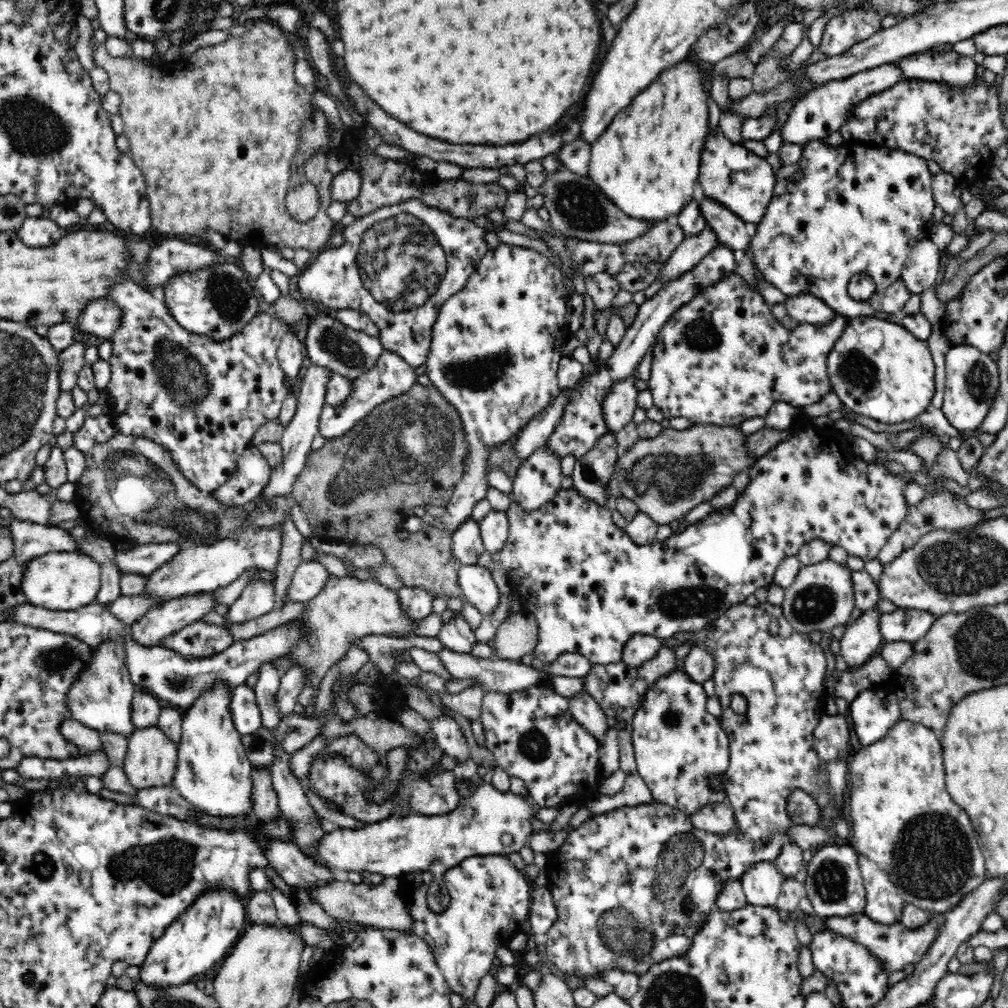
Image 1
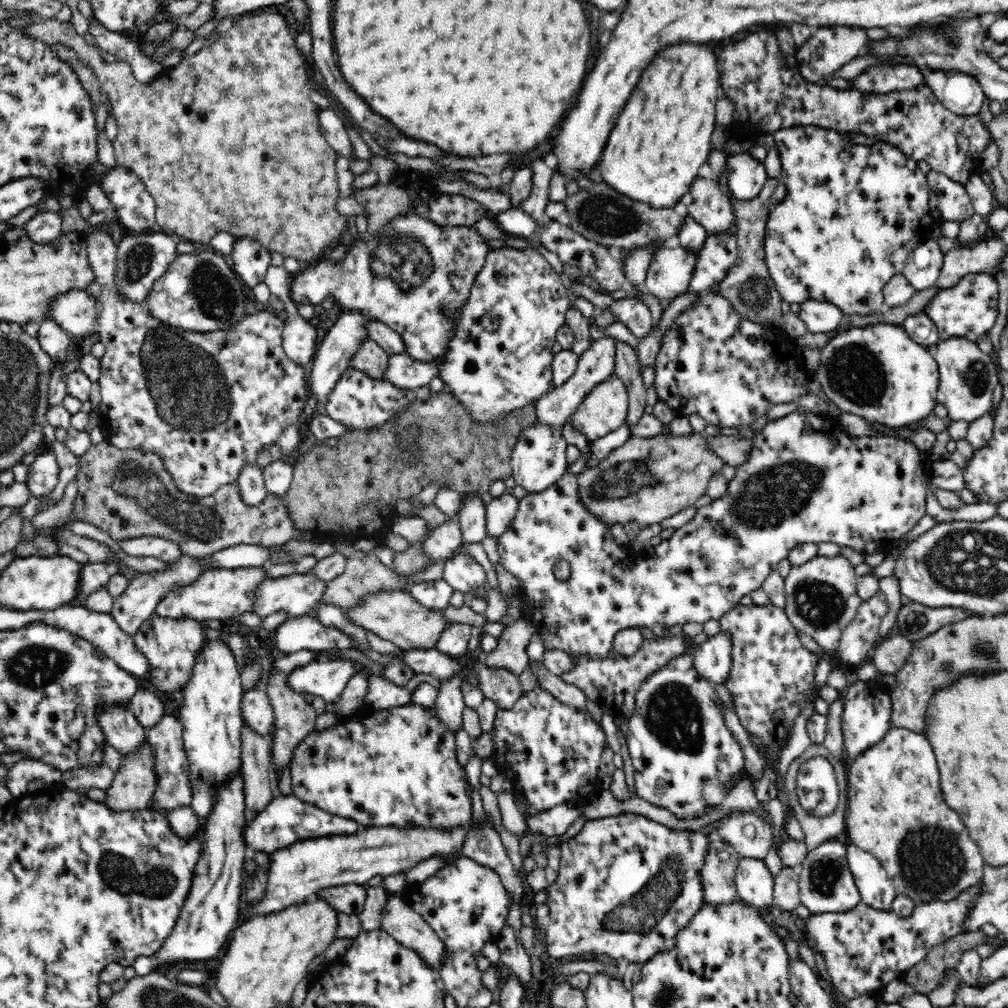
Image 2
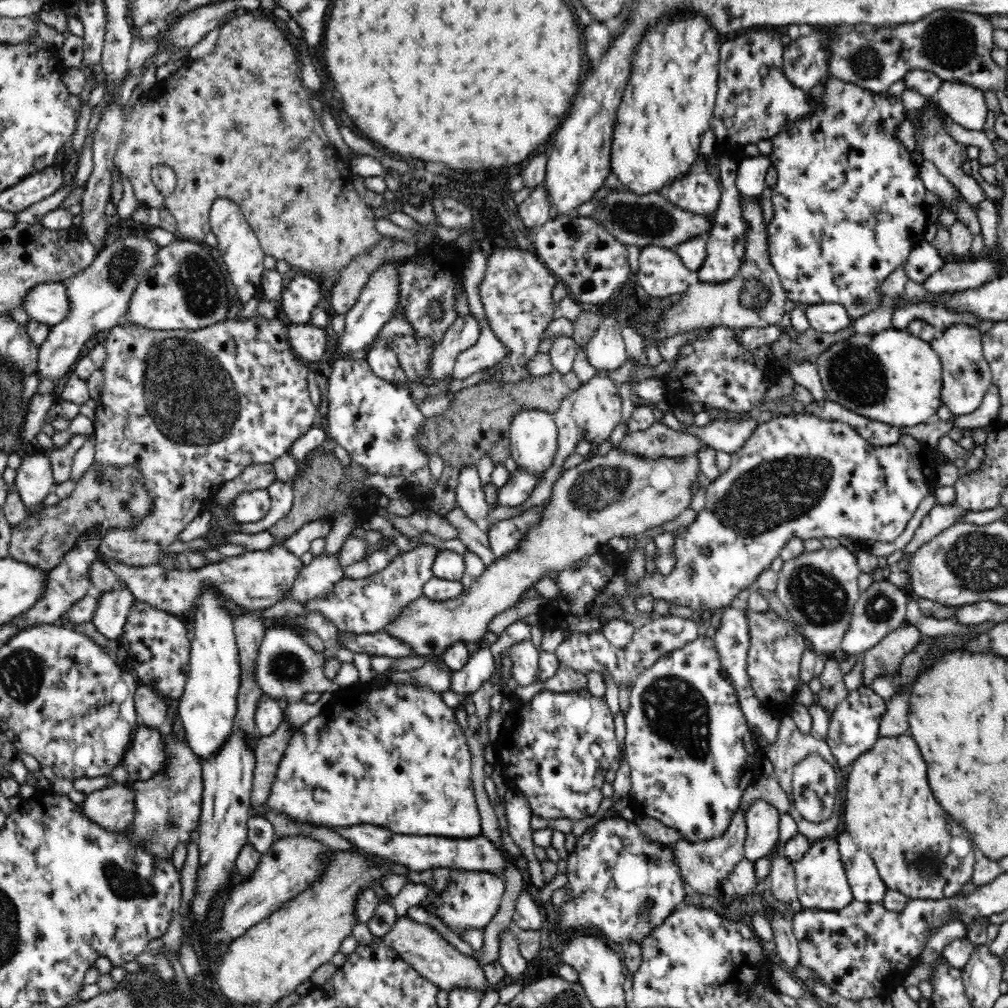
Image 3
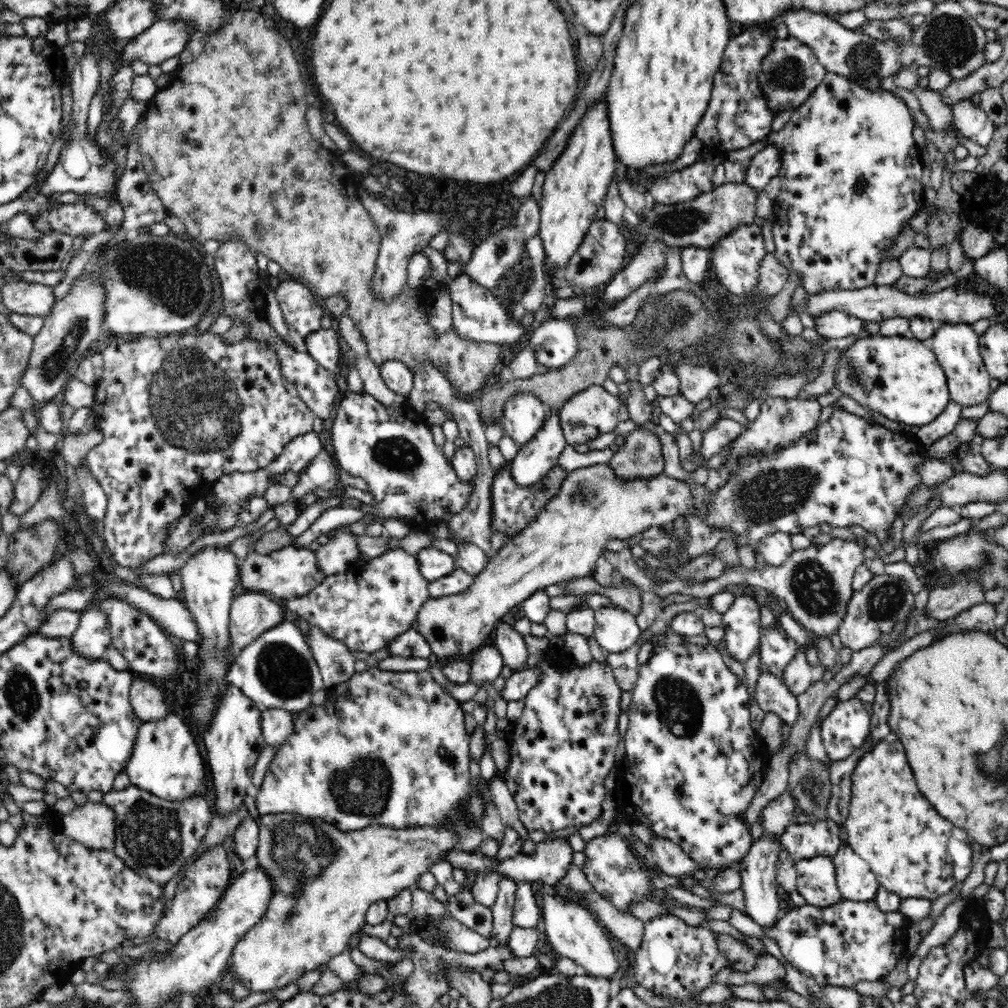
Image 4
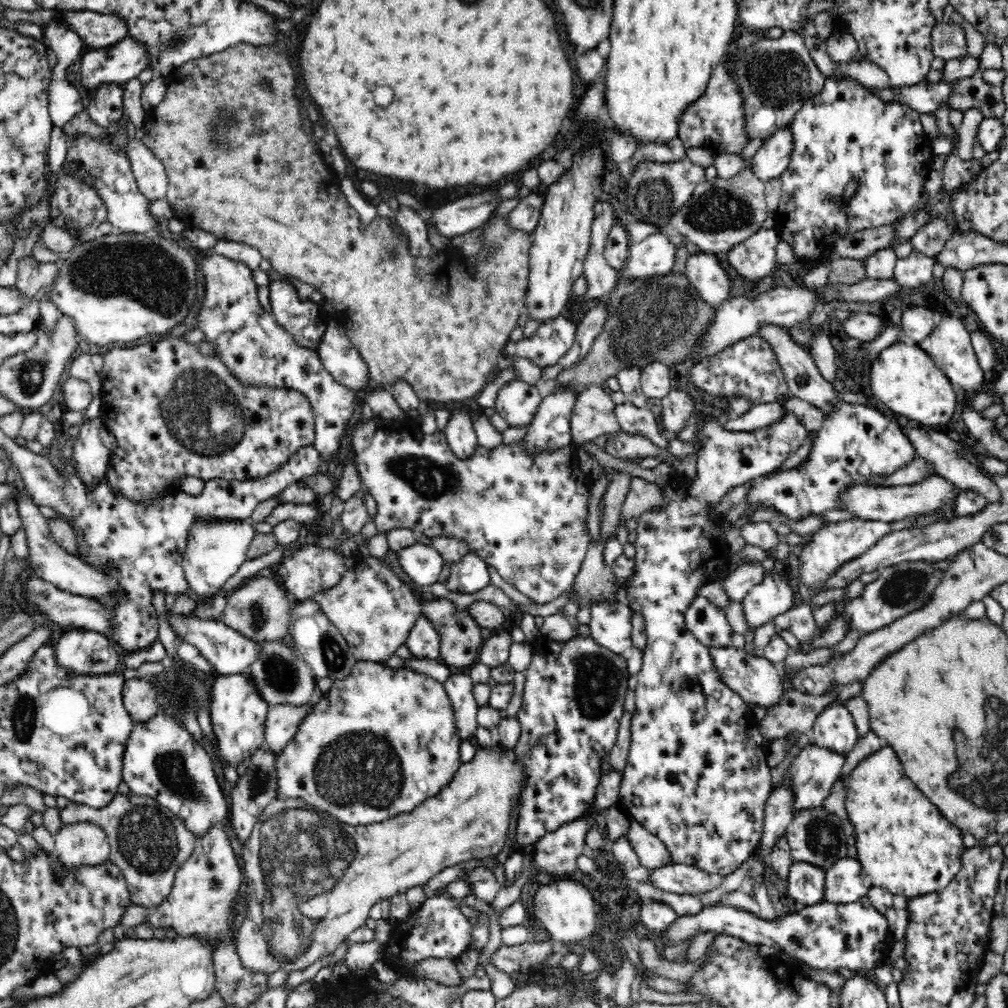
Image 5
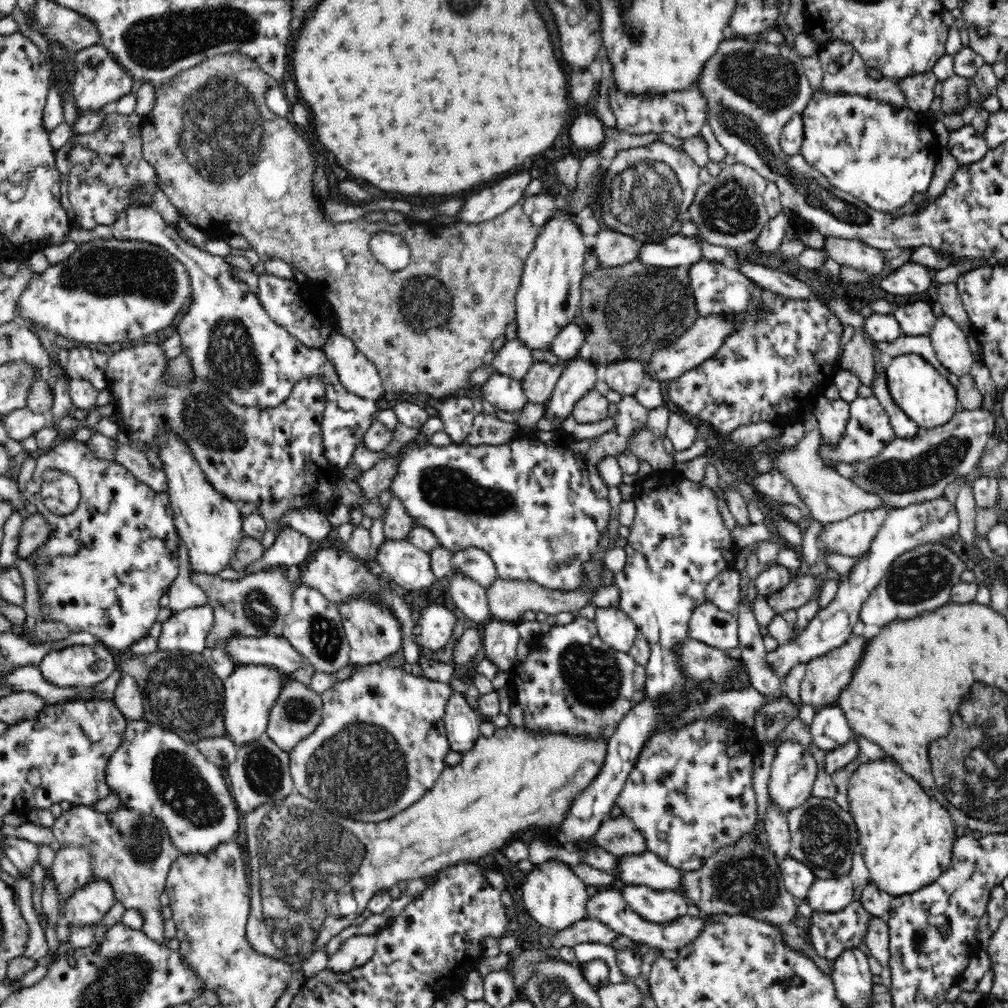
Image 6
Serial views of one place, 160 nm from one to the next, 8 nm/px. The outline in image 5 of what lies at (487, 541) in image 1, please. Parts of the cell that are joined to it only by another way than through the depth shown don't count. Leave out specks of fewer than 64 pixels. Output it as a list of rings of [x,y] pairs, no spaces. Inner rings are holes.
[[[559,389],[547,392],[530,423],[522,447],[526,455],[540,457],[567,448],[572,442],[569,418],[576,393]]]

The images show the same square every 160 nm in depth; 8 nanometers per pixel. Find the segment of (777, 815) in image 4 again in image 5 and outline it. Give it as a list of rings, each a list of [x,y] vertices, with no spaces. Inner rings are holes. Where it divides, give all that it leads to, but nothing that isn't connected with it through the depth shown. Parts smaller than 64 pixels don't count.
[[[813,741],[804,746],[798,752],[798,756],[792,760],[792,764],[788,766],[784,776],[786,787],[790,789],[792,799],[794,799],[791,805],[791,814],[798,814],[802,810],[810,810],[810,808],[816,808],[822,804],[824,798],[830,794],[830,788],[832,788],[833,782],[838,778],[844,763],[844,756],[826,750]]]

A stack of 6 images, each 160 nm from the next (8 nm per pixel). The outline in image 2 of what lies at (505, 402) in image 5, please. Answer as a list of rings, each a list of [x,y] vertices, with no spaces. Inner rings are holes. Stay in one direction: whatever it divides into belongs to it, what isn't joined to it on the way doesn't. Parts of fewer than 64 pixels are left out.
[[[535,422],[521,432],[521,438],[517,442],[512,456],[512,476],[518,486],[522,486],[529,494],[540,494],[554,486],[567,472],[569,463],[566,460],[566,441],[560,434],[560,427],[542,426]]]

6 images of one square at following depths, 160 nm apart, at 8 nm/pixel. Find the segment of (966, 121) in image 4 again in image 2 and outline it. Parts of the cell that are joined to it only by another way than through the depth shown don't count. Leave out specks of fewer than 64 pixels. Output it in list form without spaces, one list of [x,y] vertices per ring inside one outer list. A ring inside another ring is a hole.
[[[919,68],[926,83],[949,112],[971,115],[980,112],[987,97],[976,75],[956,69]]]

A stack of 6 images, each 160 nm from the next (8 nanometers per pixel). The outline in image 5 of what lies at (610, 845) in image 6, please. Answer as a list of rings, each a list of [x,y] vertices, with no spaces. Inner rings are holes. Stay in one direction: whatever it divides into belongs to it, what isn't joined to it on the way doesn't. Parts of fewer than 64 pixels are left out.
[[[632,821],[625,836],[637,854],[640,864],[648,870],[666,868],[666,864],[675,863],[672,853],[662,840],[639,823]]]

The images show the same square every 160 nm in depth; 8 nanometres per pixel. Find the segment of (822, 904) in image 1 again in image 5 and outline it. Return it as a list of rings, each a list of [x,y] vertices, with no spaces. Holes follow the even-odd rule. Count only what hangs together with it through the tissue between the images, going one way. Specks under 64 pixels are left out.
[[[795,862],[787,880],[789,896],[806,905],[824,901],[827,870],[808,862]]]

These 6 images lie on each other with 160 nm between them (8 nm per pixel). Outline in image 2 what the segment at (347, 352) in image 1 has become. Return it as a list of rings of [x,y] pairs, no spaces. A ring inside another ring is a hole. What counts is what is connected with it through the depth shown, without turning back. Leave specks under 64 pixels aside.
[[[362,339],[357,346],[357,351],[353,354],[353,357],[350,357],[347,369],[359,370],[370,378],[380,379],[387,363],[387,356],[387,352],[379,344],[370,339]]]

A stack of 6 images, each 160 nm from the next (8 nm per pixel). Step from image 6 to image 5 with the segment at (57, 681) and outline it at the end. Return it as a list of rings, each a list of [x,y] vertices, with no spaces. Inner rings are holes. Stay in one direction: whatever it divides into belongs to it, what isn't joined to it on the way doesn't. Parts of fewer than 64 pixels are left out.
[[[69,628],[56,639],[57,660],[76,673],[97,675],[118,670],[120,651],[101,632]]]

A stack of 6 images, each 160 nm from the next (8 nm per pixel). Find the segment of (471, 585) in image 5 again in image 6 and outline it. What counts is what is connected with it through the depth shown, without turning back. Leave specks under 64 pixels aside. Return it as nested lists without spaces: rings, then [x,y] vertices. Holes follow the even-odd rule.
[[[468,548],[454,553],[453,574],[471,578],[485,589],[494,584],[497,570],[487,552],[478,548]]]

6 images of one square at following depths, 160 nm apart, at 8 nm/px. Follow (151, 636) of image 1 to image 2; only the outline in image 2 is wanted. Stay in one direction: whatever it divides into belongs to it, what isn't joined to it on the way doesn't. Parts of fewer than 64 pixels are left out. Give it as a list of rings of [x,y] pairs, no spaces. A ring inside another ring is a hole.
[[[220,568],[204,572],[204,576],[192,586],[170,592],[164,600],[160,600],[154,612],[166,619],[190,619],[217,625],[223,619],[253,612],[251,604],[255,595],[254,589],[264,577],[266,574],[263,568]]]

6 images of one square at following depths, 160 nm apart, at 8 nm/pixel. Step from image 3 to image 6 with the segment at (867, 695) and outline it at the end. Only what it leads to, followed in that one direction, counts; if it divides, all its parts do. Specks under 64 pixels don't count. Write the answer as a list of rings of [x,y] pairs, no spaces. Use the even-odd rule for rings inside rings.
[[[838,705],[822,706],[817,710],[810,725],[810,733],[814,744],[826,752],[854,740],[844,710]]]

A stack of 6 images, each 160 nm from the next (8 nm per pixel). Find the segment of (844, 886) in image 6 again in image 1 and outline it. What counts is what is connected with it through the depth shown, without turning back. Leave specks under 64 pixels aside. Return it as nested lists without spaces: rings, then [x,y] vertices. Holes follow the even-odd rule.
[[[858,858],[860,872],[866,887],[867,902],[864,912],[872,922],[892,926],[901,924],[904,899],[898,894],[888,875],[869,858]]]

